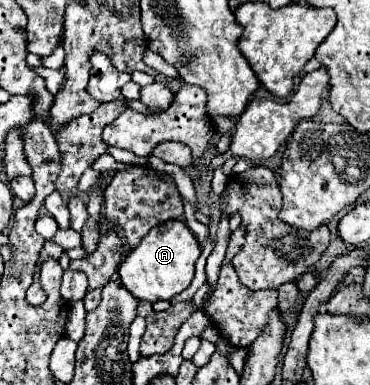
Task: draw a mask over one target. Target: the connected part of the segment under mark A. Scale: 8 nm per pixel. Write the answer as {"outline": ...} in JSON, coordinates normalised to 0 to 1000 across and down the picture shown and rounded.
{"outline":[[[484,569],[446,574],[414,590],[370,642],[359,642],[322,694],[322,735],[370,777],[430,782],[462,777],[500,756],[527,714],[527,678],[543,662],[532,616],[516,605],[505,579]]]}

